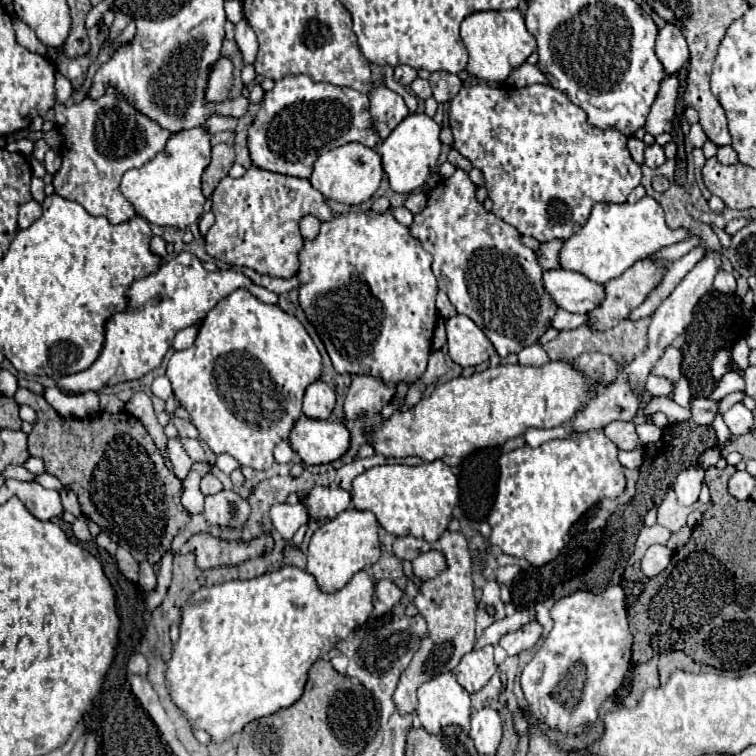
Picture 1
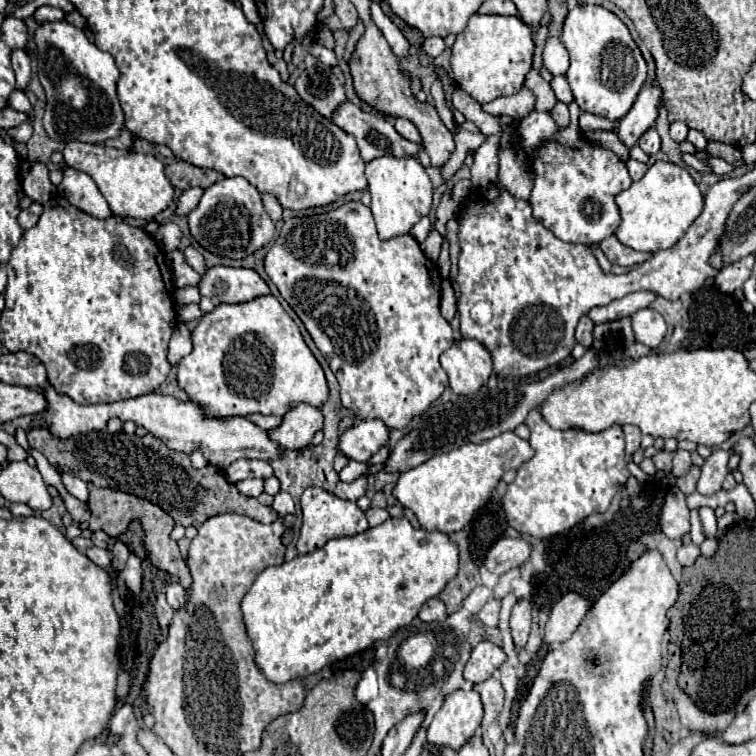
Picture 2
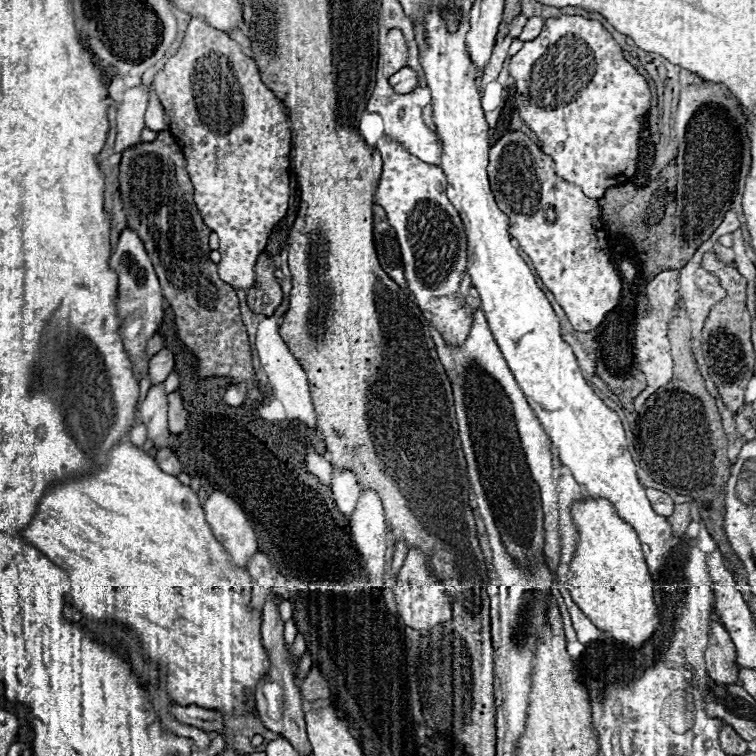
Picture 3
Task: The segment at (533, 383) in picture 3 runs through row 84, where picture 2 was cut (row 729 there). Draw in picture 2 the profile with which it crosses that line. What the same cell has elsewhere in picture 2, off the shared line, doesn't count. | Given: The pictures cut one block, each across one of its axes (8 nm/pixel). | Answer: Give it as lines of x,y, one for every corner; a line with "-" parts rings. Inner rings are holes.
456,690
444,698
442,708
428,726
428,742
460,750
482,722
480,694

